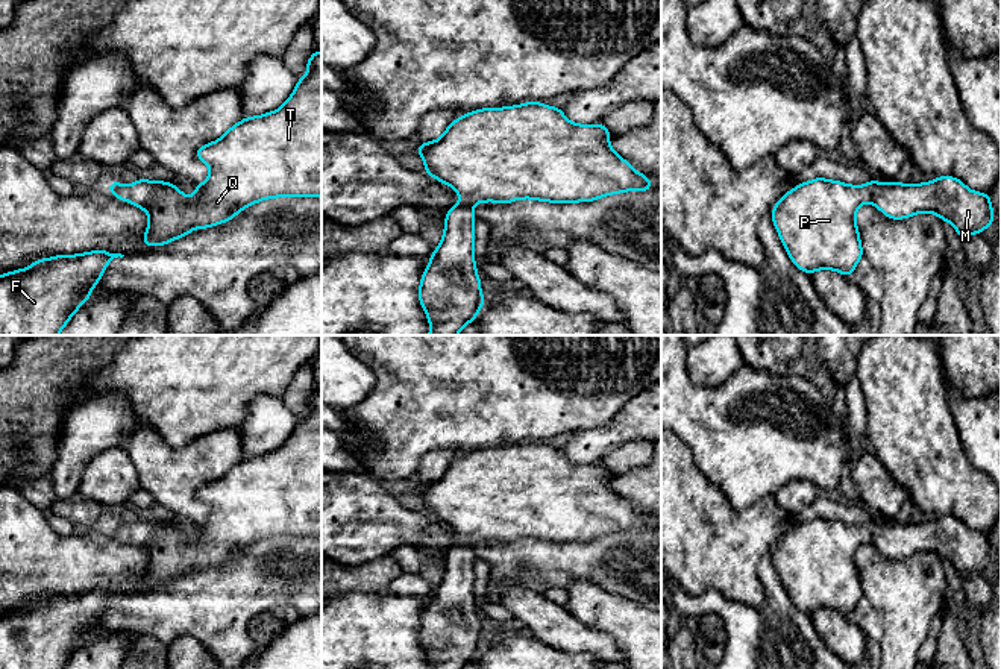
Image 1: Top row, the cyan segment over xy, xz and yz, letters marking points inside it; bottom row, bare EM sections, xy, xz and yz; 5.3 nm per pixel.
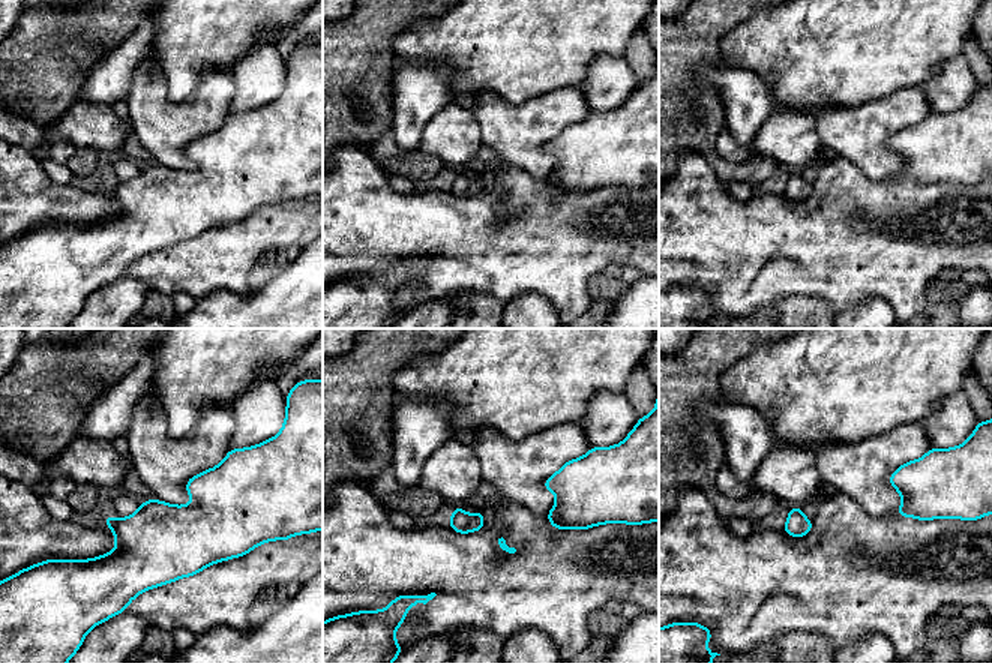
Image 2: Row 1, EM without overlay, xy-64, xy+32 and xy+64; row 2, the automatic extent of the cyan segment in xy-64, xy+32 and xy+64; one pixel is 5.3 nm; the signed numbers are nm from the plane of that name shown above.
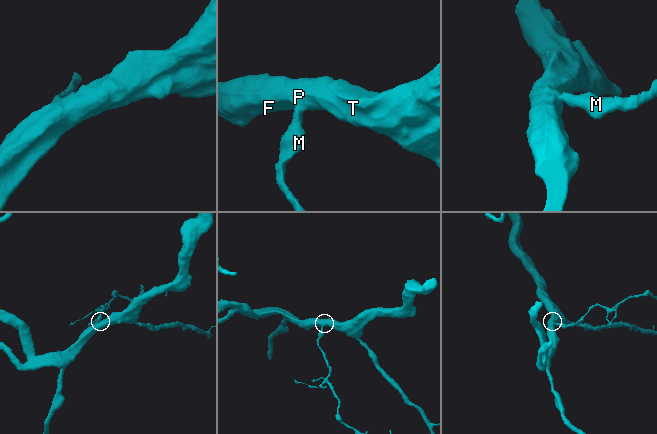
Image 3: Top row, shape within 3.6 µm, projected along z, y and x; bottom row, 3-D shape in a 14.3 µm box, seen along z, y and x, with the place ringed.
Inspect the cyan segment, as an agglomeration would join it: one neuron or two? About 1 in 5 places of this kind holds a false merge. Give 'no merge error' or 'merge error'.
no merge error

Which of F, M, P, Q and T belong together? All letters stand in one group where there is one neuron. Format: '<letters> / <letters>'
F M P Q T

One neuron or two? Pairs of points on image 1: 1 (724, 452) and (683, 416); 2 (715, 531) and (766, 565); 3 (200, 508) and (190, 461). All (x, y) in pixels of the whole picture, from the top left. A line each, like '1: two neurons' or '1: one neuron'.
1: one neuron
2: two neurons
3: one neuron

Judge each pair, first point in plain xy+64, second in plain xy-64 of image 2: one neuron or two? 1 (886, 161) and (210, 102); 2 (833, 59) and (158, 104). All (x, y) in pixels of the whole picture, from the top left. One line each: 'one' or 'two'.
1: one
2: two

